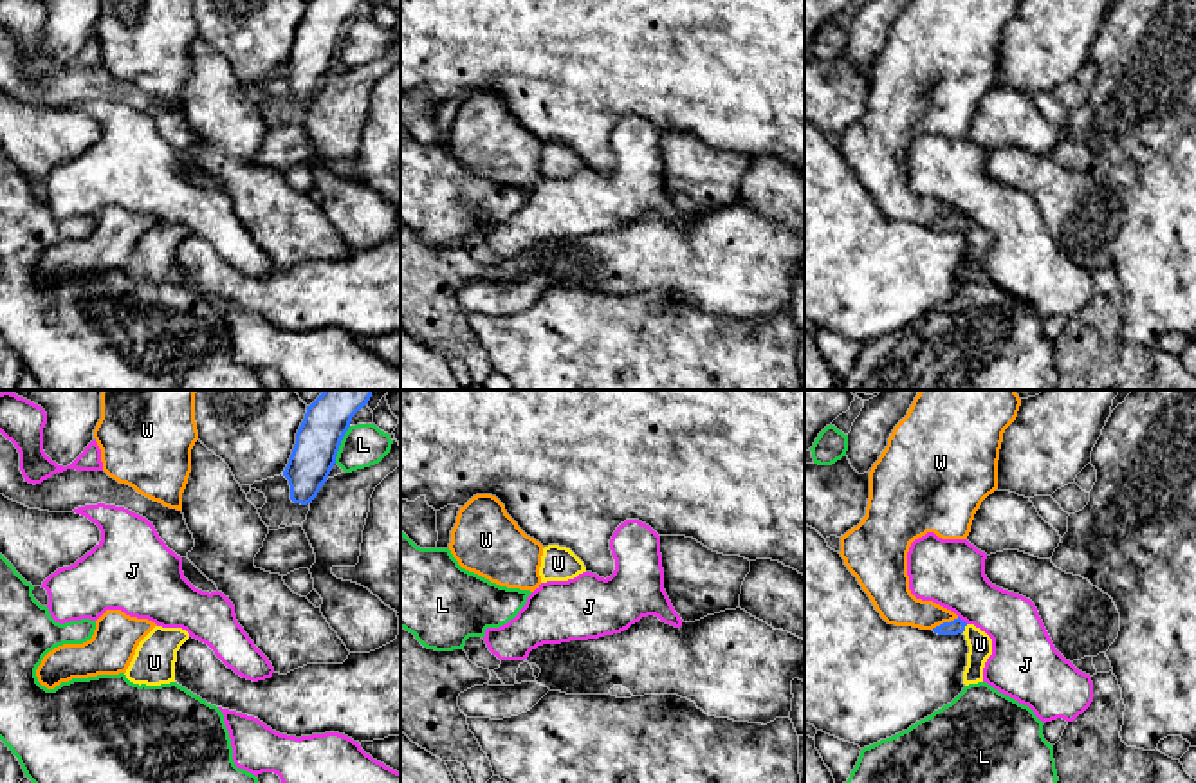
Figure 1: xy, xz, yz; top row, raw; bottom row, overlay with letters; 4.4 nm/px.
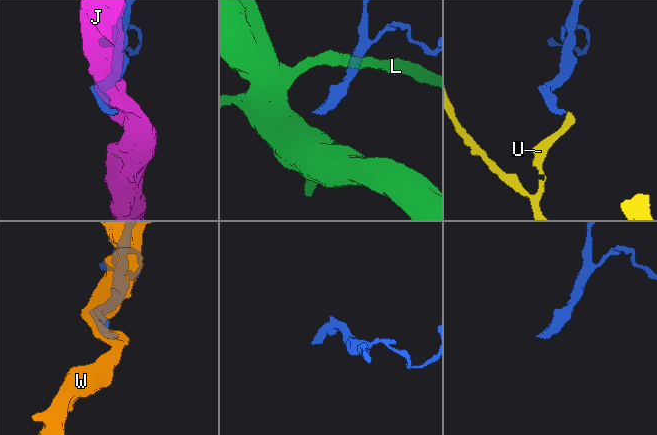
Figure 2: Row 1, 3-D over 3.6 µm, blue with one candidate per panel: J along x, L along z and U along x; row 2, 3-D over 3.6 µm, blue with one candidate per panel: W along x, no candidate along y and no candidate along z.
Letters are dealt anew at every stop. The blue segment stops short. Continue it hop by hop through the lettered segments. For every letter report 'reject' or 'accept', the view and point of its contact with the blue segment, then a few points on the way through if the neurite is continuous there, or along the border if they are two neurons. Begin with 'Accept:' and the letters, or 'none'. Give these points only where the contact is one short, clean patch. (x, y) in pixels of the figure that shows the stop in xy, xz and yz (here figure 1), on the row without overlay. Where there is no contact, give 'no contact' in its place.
Accept: U
J: reject; contact yz (964, 217); border yz (958, 211), (967, 219)
L: reject; contact xy (340, 40); border xy (350, 22), (334, 58)
U: accept; contact yz (964, 224); way yz (955, 222), (964, 224), (980, 240)
W: reject; contact yz (944, 219)

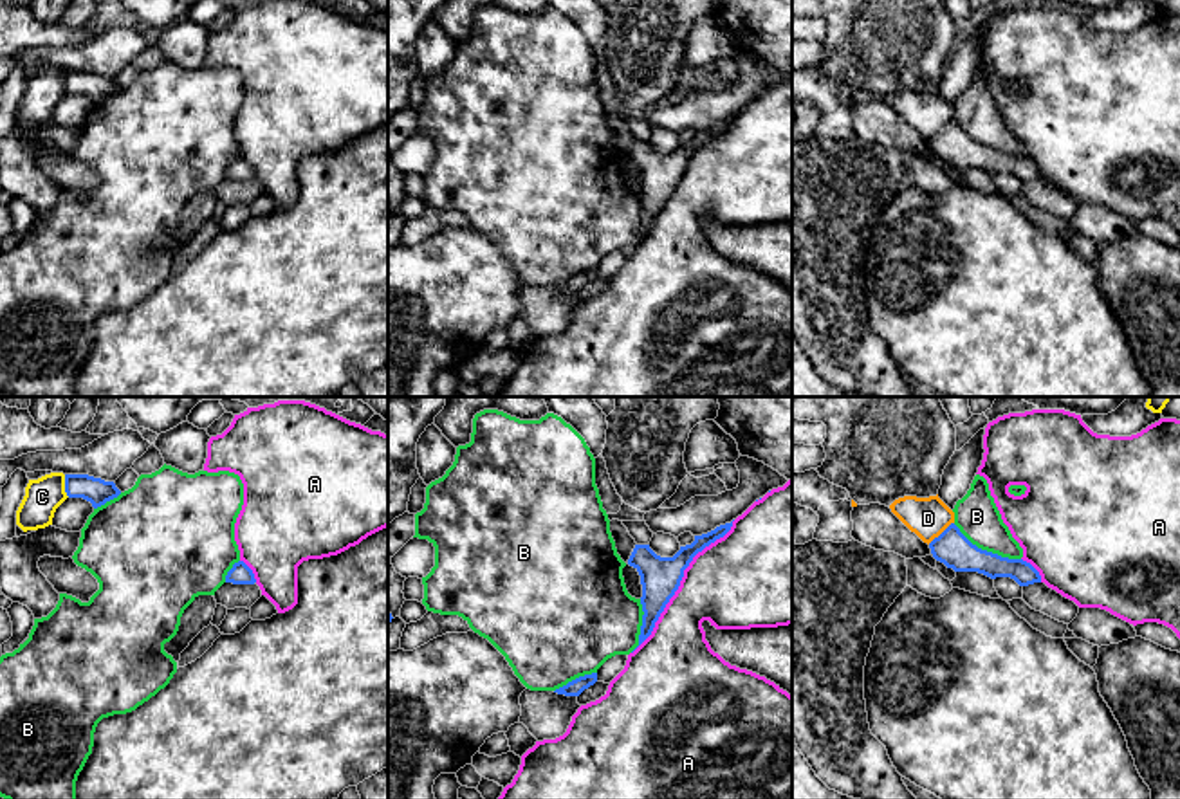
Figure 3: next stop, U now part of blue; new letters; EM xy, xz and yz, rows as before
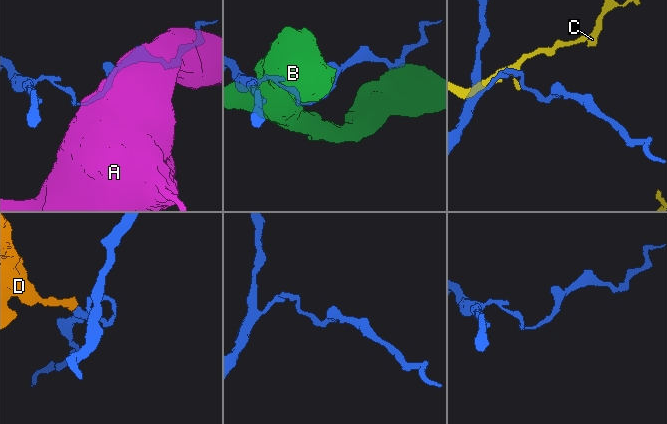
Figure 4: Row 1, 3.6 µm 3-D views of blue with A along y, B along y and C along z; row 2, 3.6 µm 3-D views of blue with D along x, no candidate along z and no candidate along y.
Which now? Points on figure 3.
Accept: none
A: reject; contact xz (679, 179)
B: reject; contact yz (986, 146)
C: reject; contact xy (65, 82)
D: reject; contact yz (942, 128)

